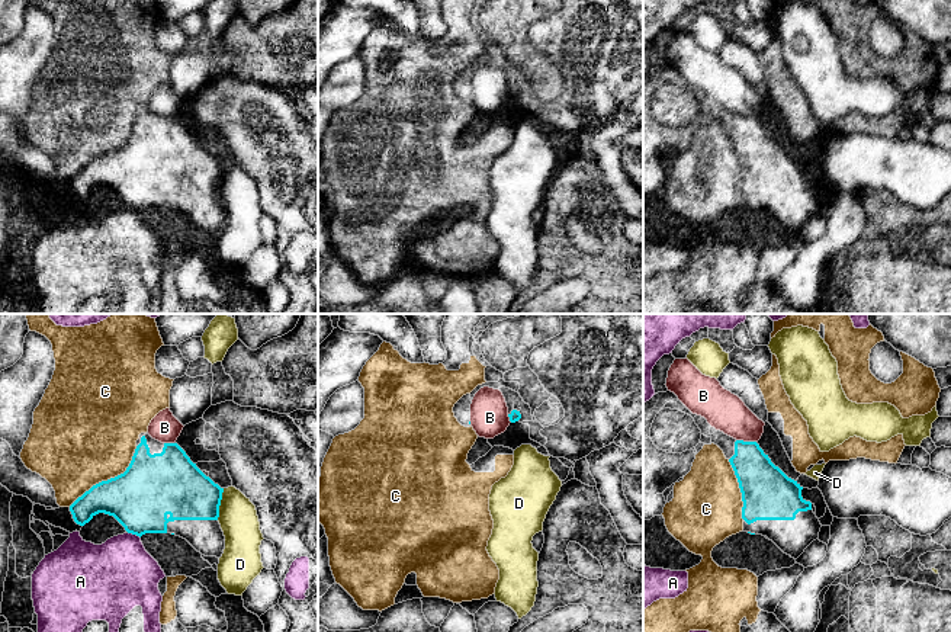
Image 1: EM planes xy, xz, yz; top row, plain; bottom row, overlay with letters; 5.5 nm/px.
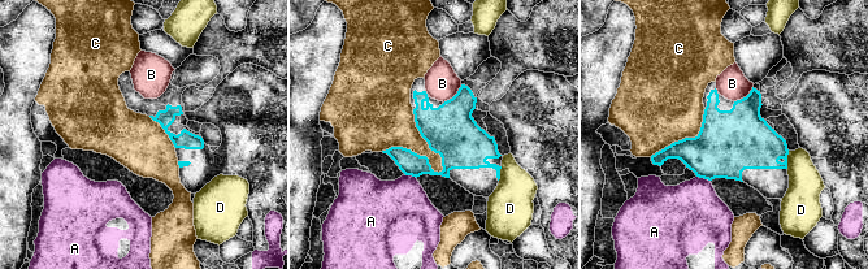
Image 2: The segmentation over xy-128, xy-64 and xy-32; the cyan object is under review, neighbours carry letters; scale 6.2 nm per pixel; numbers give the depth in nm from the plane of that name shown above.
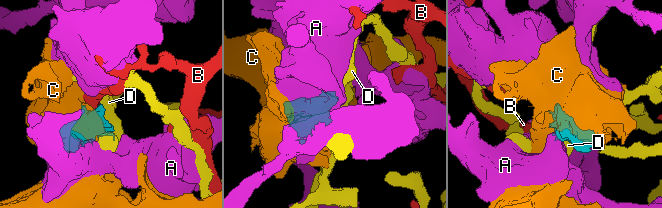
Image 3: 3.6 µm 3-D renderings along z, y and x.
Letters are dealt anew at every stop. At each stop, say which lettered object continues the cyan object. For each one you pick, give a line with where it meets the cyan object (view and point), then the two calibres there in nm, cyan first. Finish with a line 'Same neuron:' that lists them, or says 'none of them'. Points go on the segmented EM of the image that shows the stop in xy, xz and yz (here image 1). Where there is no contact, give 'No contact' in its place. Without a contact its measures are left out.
Same neuron: none of them

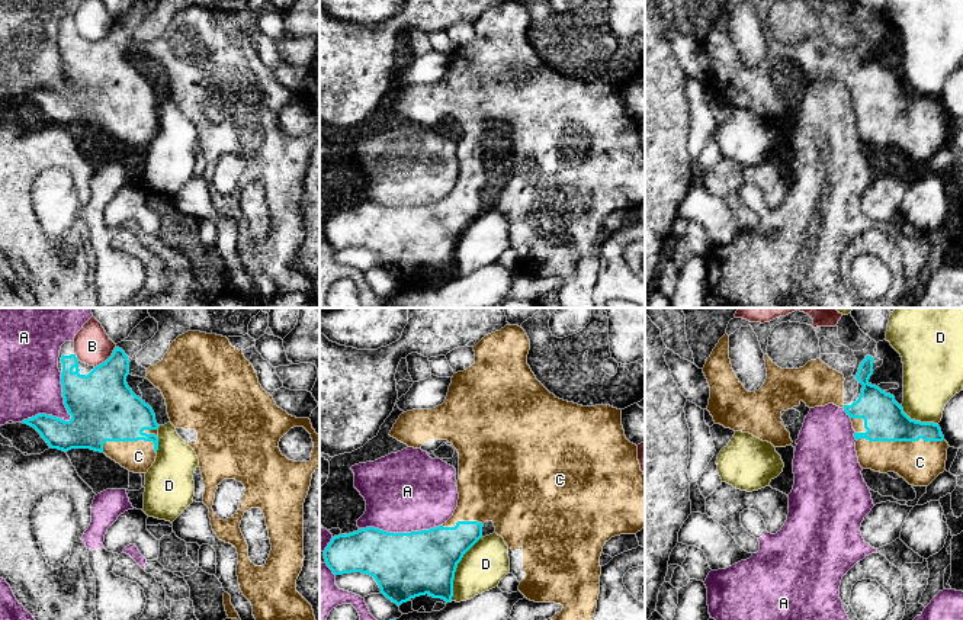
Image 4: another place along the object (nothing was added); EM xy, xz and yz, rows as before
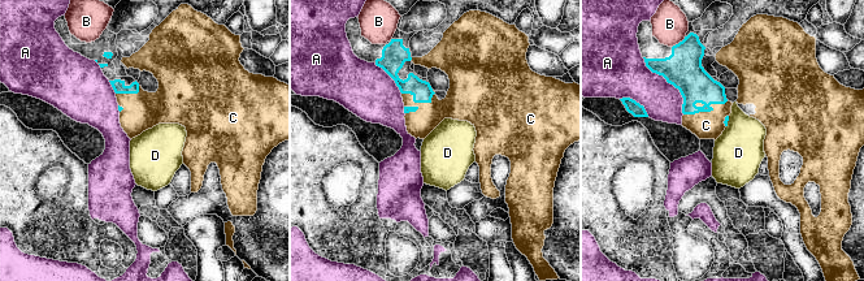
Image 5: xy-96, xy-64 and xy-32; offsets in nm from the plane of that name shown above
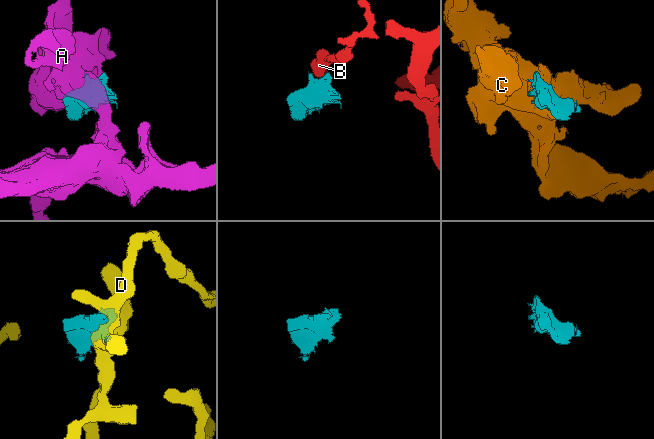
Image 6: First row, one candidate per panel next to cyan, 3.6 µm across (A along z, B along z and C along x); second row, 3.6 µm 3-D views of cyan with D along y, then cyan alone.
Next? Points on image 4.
C: Touches cyan at yz (901, 440). Thickness 220 nm (cyan) against 240 nm
Same neuron: C

